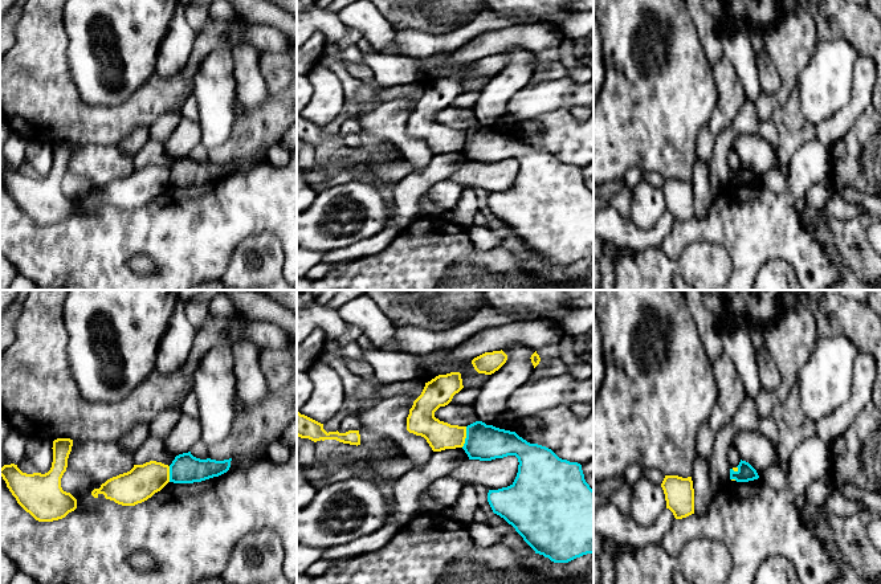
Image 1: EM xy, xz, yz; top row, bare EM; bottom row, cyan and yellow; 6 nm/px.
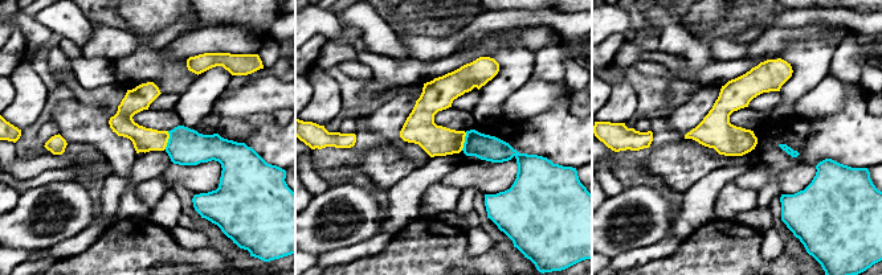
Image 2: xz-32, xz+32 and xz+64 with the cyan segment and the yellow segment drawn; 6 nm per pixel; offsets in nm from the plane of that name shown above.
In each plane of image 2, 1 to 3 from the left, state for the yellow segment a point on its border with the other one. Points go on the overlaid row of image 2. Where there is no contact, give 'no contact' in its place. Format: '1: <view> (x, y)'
1: xz-32 (168, 140)
2: xz+32 (465, 142)
3: no contact

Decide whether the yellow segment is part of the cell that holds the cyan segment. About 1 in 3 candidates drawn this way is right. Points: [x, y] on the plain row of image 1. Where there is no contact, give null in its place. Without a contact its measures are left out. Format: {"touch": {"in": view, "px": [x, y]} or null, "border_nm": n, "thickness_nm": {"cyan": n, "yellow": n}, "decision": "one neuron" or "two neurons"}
{"touch": {"in": "xz", "px": [466, 141]}, "border_nm": 130, "thickness_nm": {"cyan": 220, "yellow": 170}, "decision": "two neurons"}

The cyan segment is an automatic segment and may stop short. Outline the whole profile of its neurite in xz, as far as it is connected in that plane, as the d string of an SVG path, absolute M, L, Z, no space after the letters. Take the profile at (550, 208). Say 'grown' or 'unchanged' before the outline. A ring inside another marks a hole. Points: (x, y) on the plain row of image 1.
unchanged; M482 124L466 130L462 152L469 163L518 162L514 185L507 191L489 193L488 205L493 216L511 228L535 257L554 266L568 266L594 257L594 193L586 185L580 167L562 163L546 150L530 147L515 135Z

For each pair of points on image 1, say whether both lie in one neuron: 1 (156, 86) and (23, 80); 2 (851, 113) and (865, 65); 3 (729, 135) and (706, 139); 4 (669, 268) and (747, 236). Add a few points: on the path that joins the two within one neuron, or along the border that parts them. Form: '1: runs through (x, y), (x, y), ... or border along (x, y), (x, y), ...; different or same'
1: runs through (123, 118), (68, 118), (56, 106); same
2: runs through (859, 101), (864, 77); same
3: border along (735, 114), (717, 137), (713, 156), (708, 163); different
4: border along (660, 245), (661, 250), (676, 262); different

